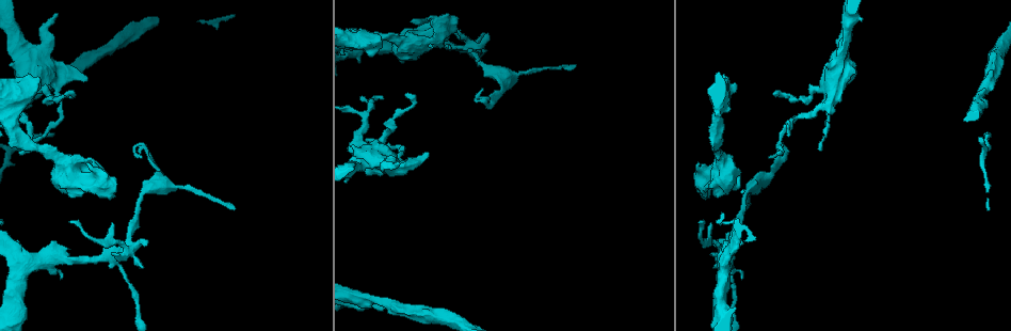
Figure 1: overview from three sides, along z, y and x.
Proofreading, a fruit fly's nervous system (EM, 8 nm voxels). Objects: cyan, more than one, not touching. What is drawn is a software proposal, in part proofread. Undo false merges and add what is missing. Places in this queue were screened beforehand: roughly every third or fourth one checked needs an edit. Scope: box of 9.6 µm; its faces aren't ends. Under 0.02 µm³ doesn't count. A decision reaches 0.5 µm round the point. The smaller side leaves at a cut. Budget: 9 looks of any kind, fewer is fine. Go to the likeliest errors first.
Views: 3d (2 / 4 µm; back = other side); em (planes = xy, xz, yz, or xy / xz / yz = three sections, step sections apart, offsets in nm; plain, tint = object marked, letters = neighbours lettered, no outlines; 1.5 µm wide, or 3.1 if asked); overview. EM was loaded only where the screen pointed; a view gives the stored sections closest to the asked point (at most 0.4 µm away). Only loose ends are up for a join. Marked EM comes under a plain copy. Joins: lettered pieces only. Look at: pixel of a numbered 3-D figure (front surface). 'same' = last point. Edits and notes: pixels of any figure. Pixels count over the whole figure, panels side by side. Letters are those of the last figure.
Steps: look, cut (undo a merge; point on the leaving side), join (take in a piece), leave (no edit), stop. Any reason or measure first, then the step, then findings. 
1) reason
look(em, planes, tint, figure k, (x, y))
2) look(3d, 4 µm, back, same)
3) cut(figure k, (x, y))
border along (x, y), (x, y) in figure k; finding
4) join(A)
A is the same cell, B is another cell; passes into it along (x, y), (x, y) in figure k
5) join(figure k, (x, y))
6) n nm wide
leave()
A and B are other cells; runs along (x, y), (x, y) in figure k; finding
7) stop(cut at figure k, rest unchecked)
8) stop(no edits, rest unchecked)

look(3d, 2 µm, figure 1, (125, 250))

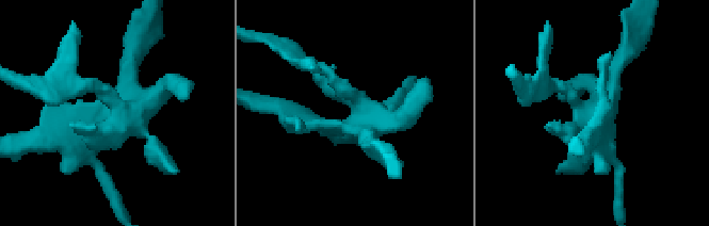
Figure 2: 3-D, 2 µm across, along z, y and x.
look(em, planes, letters, figure 2, (353, 126))

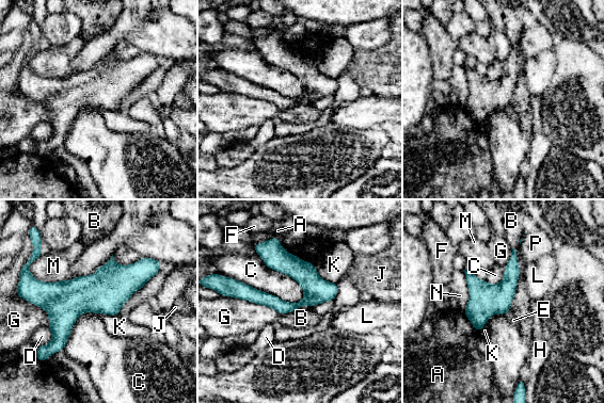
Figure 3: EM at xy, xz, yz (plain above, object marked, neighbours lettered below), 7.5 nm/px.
C touches over 550 nm
leave()
A, B, C, D, E, F, G, H, J, K, L, M, N and P are other cells; border along (513, 247), (520, 275), (509, 311) in figure 3; one neuron here

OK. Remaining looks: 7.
calibre changes
look(em, yz, step 4, letters, figure 1, (44, 90))

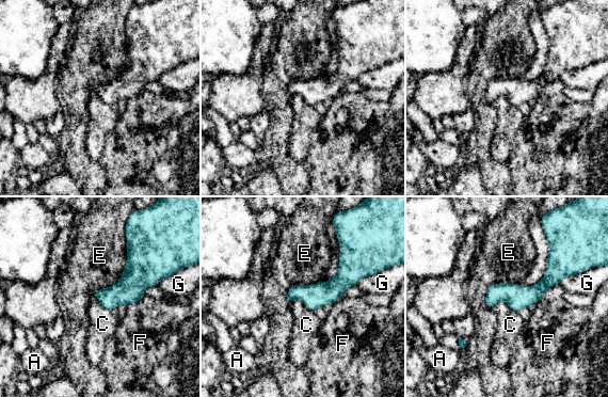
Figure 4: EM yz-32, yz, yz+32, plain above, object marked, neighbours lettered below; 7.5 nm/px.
170 nm wide
leave()
A, C, E, F and G are other cells; border along (493, 306), (505, 301), (516, 312) in figure 4; one neuron here

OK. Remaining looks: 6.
abrupt turn
look(3d, 4 µm, figure 1, (700, 188))

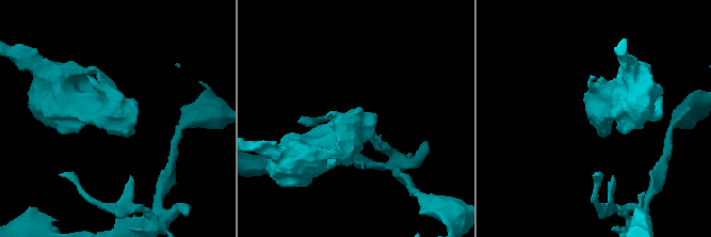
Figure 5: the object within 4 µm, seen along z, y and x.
shape alone is not enough
look(em, planes, letters, figure 5, (128, 115))

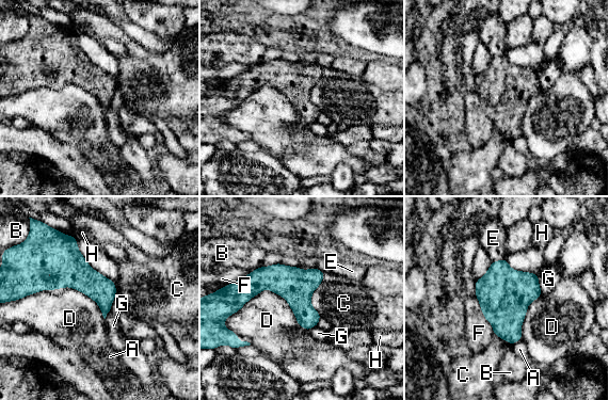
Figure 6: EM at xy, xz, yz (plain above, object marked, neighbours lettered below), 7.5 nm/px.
leave()
A, B, C, D, E, F, G and H are other cells; continuous, no second neuron

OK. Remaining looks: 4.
sudden change in width
look(em, planes, letters, figure 1, (12, 101))

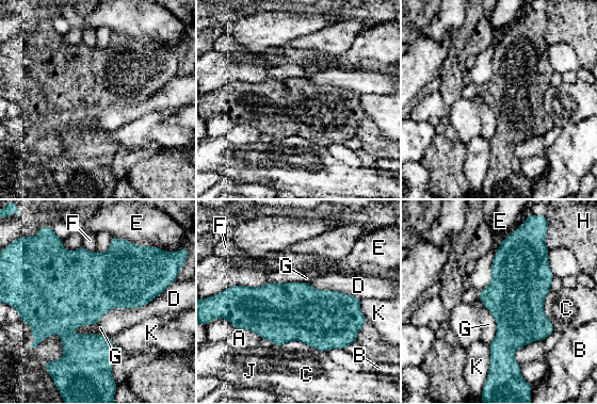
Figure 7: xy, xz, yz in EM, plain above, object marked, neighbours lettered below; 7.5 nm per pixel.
440 nm wide; D touches over 480 nm
leave()
A, B, C, D, E, F, G, H, J and K are other cells; continuous, no second neuron

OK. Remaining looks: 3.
stop(no edits, rest unchecked)

